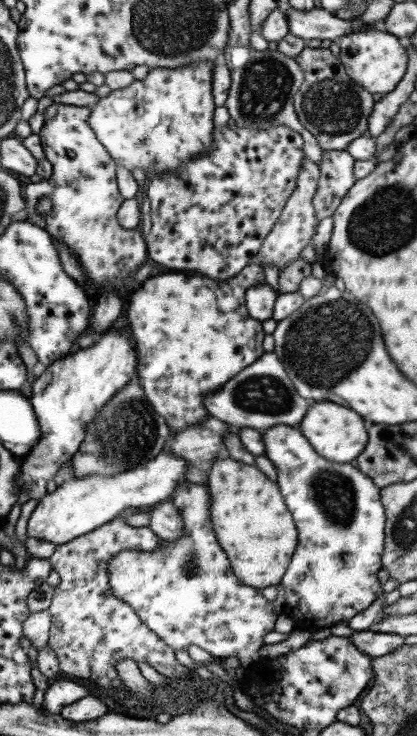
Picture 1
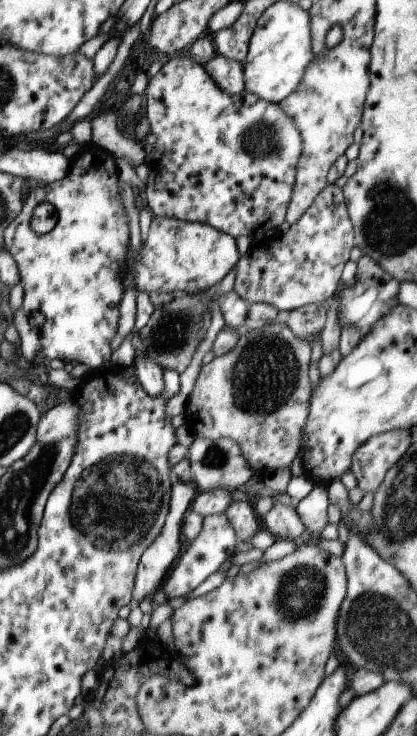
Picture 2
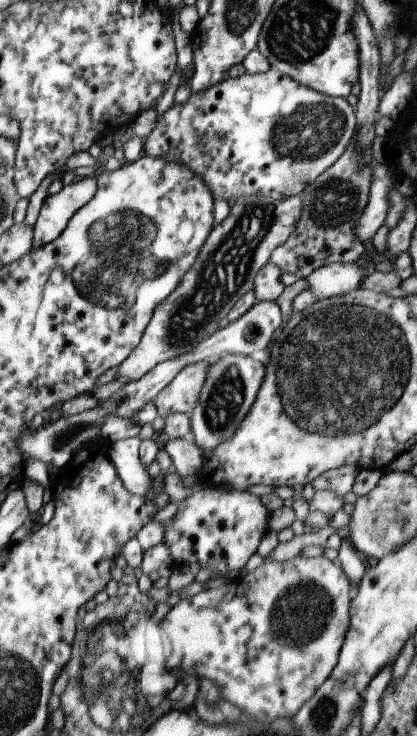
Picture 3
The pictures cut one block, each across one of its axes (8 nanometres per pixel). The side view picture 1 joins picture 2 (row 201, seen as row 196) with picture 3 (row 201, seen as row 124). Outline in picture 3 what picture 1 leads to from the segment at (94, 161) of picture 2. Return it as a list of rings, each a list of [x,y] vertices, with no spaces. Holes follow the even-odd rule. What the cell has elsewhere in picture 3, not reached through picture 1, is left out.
[[[77,178],[73,184],[63,186],[57,194],[47,196],[41,204],[37,222],[33,224],[31,250],[39,250],[45,244],[57,240],[71,216],[83,208],[97,192],[97,178]]]

